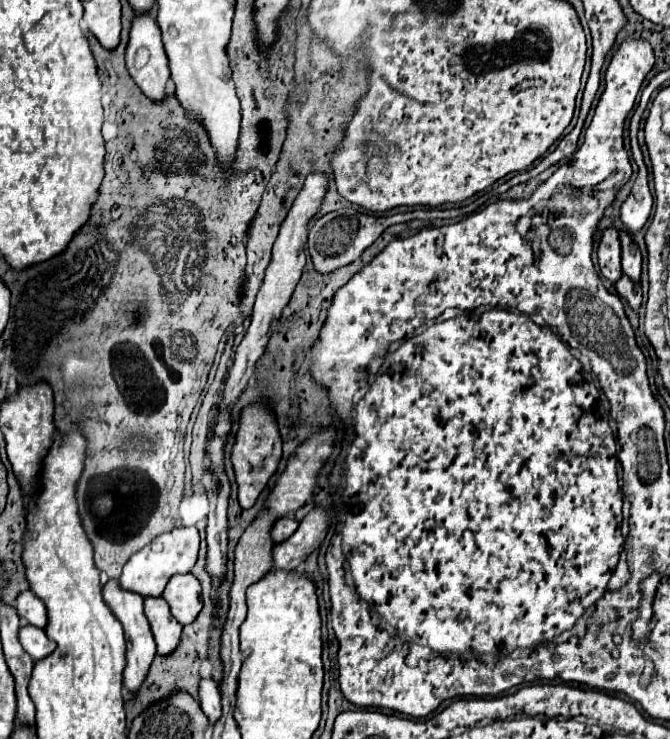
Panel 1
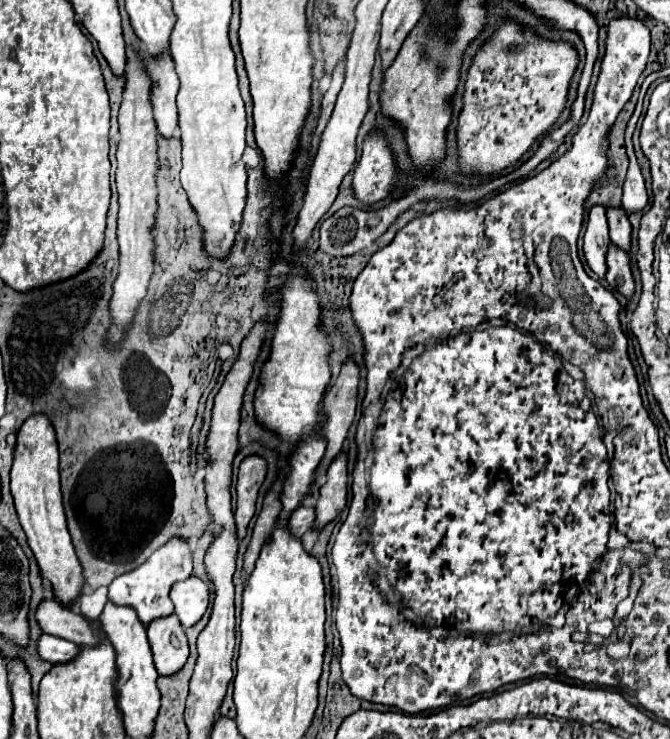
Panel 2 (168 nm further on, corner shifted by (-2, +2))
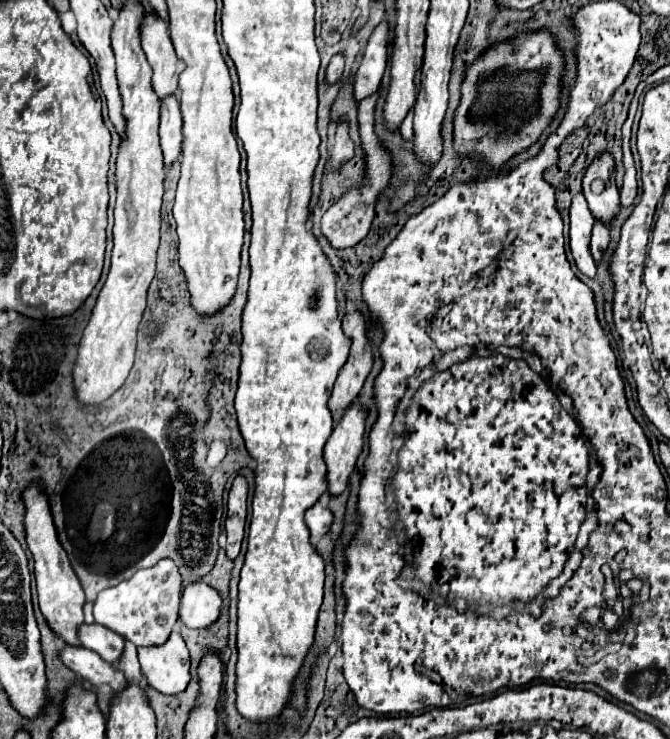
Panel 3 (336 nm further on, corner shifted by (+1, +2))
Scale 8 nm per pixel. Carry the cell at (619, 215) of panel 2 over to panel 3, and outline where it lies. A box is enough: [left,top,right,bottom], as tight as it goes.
[582,153,620,225]

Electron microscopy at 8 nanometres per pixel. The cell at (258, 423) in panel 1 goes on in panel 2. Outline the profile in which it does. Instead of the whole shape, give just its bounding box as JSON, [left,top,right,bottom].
[235,455,267,539]

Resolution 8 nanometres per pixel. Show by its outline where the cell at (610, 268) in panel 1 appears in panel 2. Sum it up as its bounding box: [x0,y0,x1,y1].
[583,205,609,277]

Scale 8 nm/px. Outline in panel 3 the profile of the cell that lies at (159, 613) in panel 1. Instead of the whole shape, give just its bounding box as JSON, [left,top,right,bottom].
[138,631,190,695]

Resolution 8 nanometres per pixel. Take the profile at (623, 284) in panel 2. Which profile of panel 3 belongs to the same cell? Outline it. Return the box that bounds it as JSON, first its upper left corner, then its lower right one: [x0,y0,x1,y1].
[590,219,610,261]

